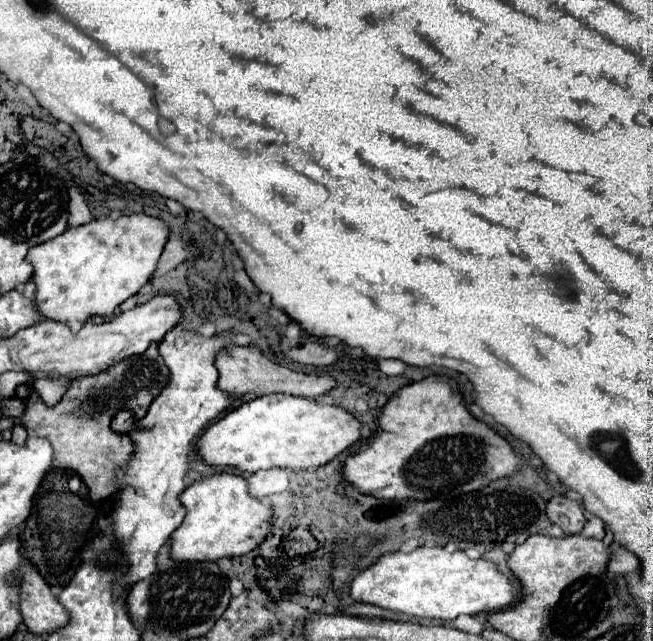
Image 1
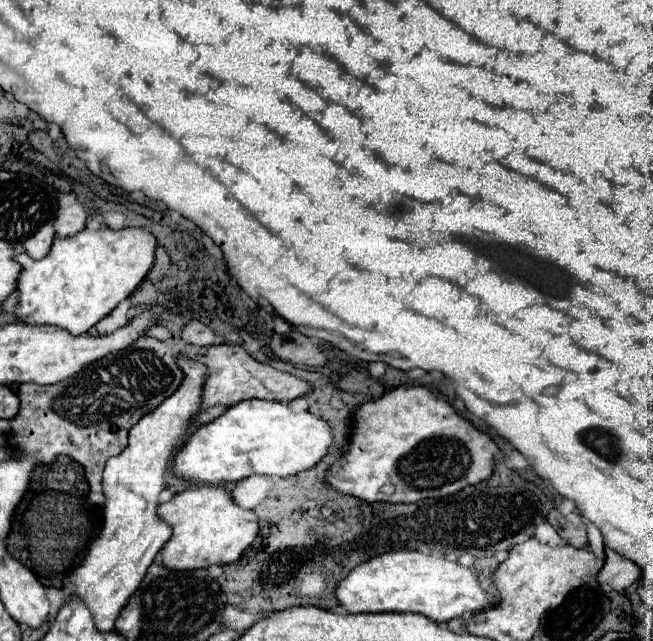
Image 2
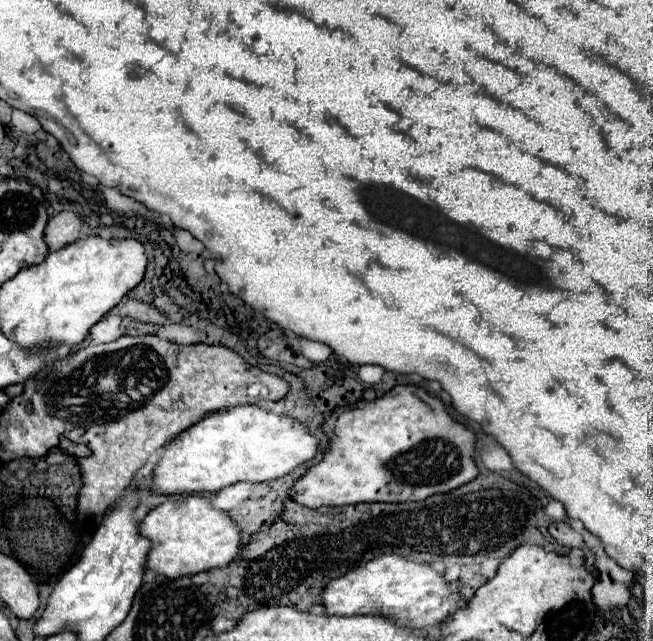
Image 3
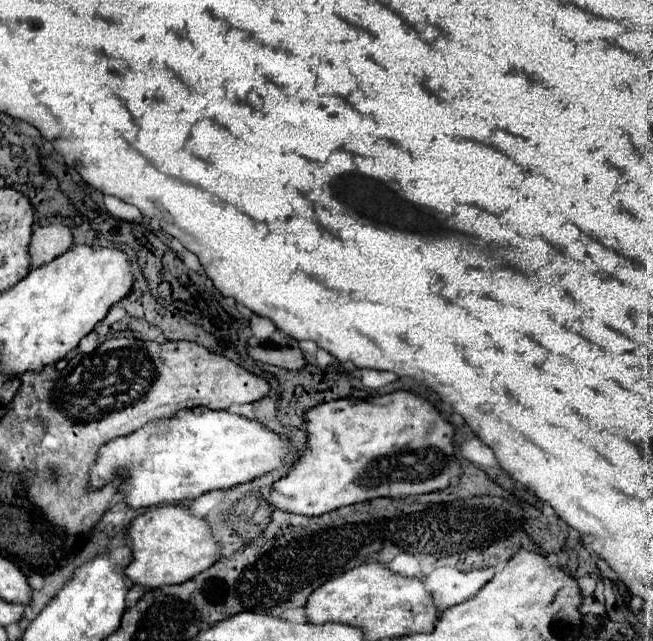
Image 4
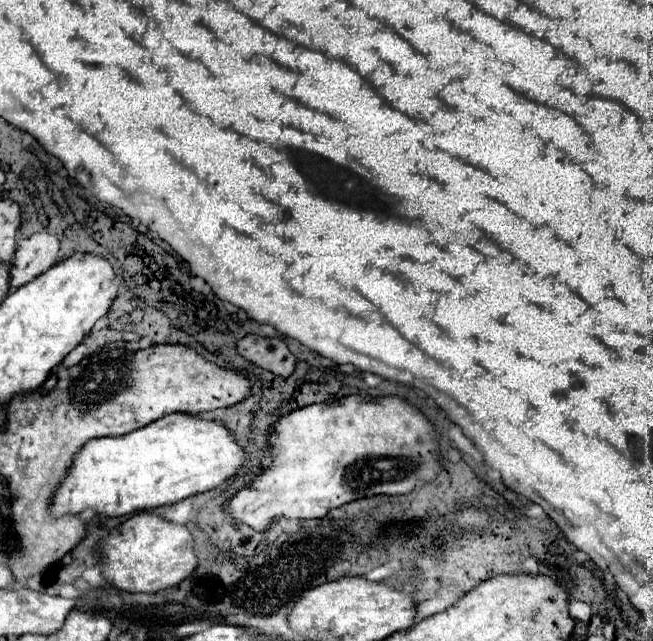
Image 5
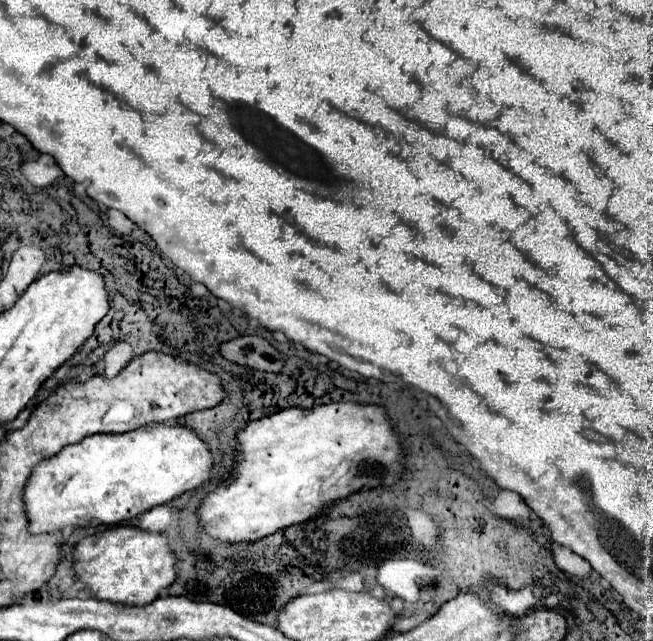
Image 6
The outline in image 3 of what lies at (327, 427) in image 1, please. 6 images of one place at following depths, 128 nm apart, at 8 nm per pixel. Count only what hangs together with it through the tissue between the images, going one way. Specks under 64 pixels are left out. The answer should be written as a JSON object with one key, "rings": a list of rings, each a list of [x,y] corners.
{"rings":[[[234,406],[180,432],[154,466],[154,494],[200,494],[218,492],[236,482],[266,482],[280,478],[316,454],[318,440],[286,416],[266,412],[258,406]]]}

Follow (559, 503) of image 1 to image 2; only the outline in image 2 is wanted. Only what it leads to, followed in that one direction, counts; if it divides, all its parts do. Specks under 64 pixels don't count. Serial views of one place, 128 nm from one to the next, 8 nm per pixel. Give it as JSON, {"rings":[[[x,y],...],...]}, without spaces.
{"rings":[[[556,508],[548,514],[548,522],[556,528],[556,532],[574,548],[586,548],[586,524],[578,512],[572,512],[568,516],[562,516]]]}

